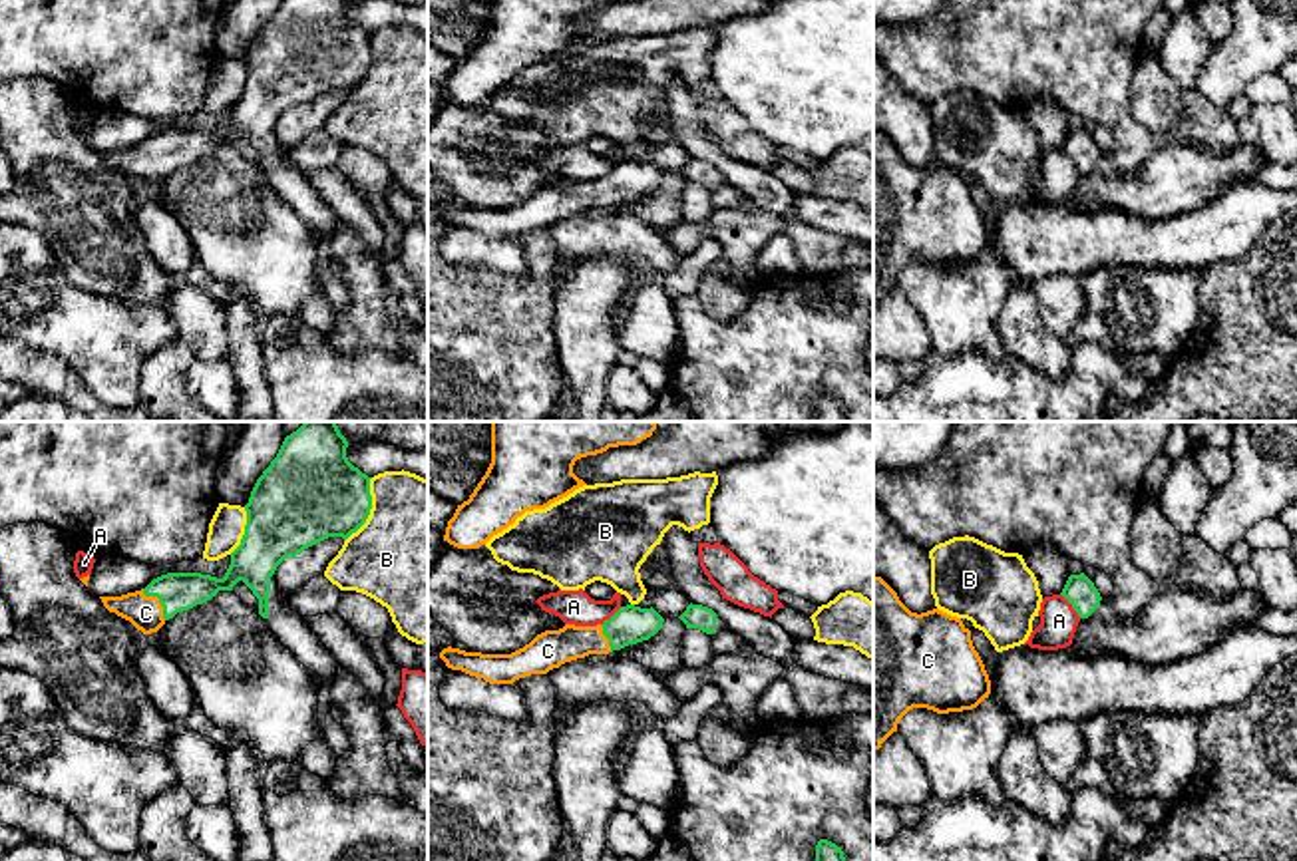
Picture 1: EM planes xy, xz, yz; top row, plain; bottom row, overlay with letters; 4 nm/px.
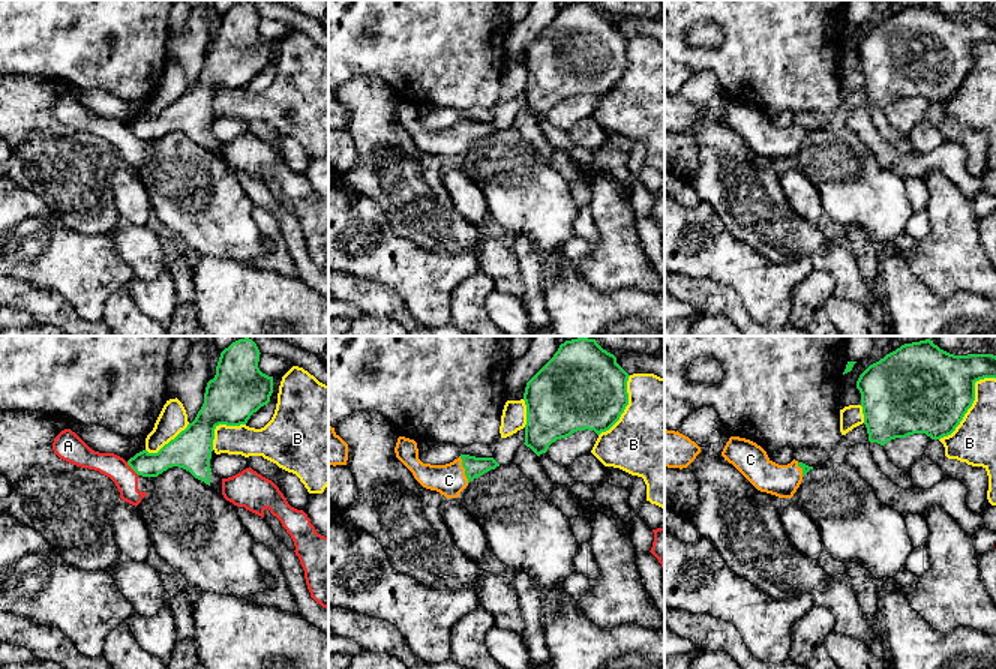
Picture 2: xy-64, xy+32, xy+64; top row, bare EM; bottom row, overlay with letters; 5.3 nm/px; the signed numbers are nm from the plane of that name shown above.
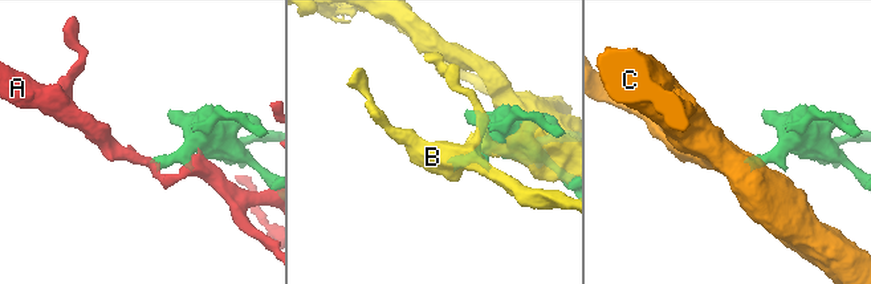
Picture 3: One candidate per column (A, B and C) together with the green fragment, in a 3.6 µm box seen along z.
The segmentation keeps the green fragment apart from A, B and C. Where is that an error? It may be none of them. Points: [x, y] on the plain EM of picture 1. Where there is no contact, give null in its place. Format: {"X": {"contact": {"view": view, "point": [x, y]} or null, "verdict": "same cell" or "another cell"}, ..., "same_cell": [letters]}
{"A": {"contact": {"view": "yz", "point": [1071, 158]}, "verdict": "another cell"}, "B": {"contact": {"view": "xy", "point": [370, 62]}, "verdict": "another cell"}, "C": {"contact": {"view": "xy", "point": [160, 156]}, "verdict": "same cell"}, "same_cell": ["C"]}

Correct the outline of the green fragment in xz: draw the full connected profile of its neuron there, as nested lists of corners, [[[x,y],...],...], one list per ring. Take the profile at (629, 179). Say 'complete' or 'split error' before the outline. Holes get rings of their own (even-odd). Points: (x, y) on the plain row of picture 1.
split error; [[[627,159],[603,179],[565,179],[559,185],[545,185],[511,209],[481,209],[448,201],[440,207],[440,213],[448,223],[483,233],[489,239],[513,239],[519,233],[547,229],[589,209],[609,209],[648,195],[660,185],[662,177],[664,173],[652,161]]]

